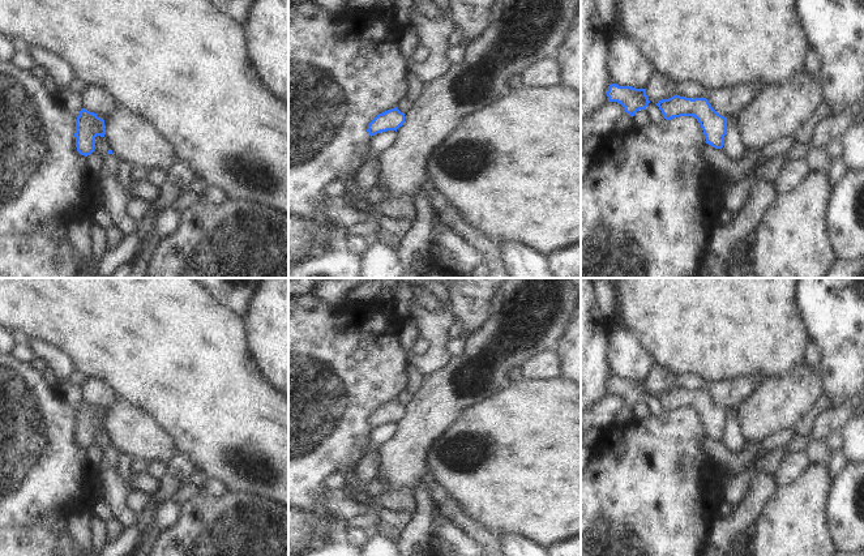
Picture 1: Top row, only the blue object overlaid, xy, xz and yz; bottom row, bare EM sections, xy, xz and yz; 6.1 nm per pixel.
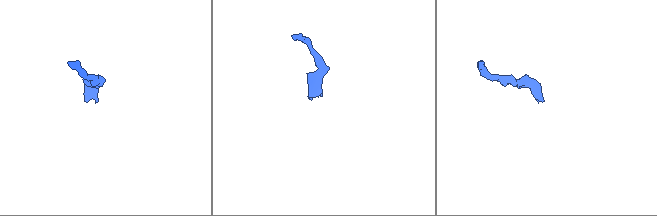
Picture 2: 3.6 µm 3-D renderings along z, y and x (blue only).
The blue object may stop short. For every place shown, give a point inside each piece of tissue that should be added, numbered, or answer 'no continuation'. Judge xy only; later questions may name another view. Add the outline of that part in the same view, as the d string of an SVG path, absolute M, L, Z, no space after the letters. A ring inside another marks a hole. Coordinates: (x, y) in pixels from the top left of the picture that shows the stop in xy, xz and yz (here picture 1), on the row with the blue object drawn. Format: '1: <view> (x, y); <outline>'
1: xy (112, 197); M112 154L104 155L104 166L97 178L95 189L102 196L102 206L112 211L112 223L120 228L123 236L127 236L136 232L138 223L131 219L125 213L128 197L115 181L117 164L119 162Z

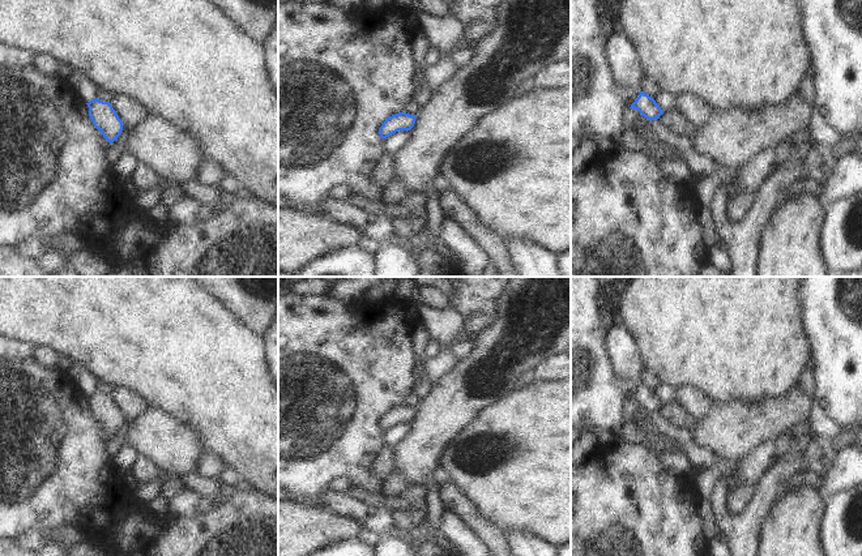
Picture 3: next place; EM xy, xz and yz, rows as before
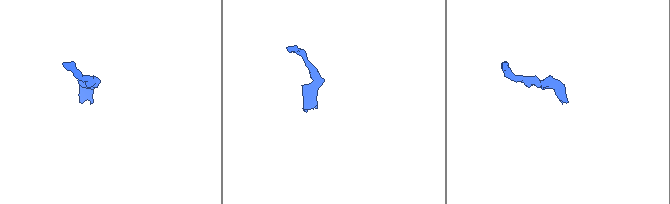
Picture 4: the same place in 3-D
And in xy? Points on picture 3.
no continuation

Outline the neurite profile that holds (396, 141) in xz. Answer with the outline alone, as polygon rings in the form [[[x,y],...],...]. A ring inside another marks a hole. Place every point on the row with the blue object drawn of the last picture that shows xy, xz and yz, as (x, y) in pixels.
[[[398,131],[383,140],[383,155],[394,154],[401,150],[410,137],[410,131]]]

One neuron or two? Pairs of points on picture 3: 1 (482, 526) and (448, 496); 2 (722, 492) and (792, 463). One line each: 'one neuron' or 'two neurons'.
1: one neuron
2: one neuron

